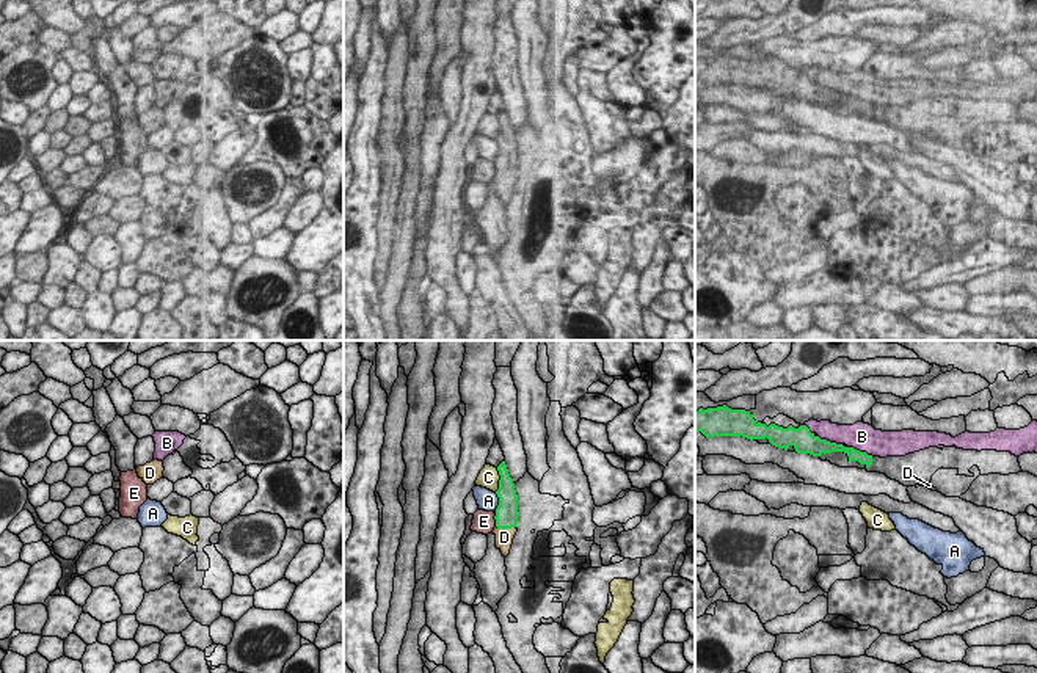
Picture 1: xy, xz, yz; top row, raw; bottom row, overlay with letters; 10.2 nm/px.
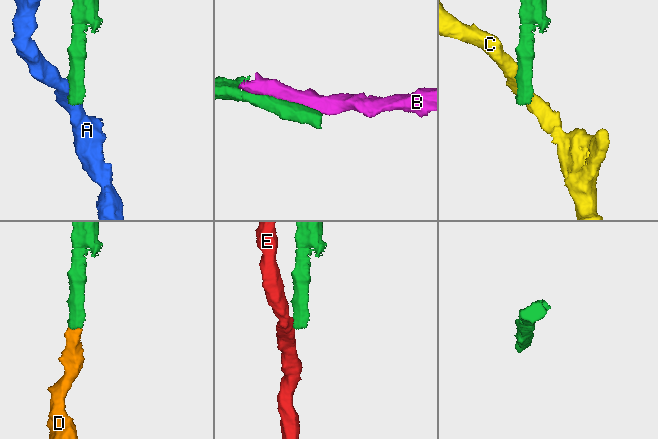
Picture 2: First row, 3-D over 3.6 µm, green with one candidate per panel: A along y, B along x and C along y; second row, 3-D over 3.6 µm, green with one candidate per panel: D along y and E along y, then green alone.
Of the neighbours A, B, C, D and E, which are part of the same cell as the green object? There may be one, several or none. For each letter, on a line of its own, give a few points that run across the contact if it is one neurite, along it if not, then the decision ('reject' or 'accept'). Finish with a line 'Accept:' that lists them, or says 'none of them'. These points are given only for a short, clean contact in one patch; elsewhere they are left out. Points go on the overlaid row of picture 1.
A: line xz (494, 493), (498, 498), (496, 512); reject
B: reject
C: line xz (498, 468), (499, 479), (494, 491); reject
D: line xz (507, 512), (505, 527), (504, 537); accept
E: line xz (496, 513), (494, 526); reject
Accept: D

